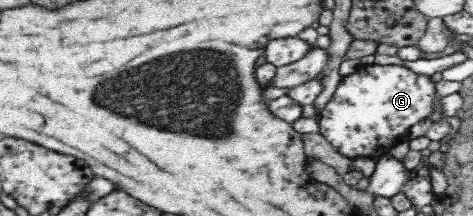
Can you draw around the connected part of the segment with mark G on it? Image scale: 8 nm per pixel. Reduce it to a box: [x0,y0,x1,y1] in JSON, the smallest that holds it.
[318,64,434,158]

